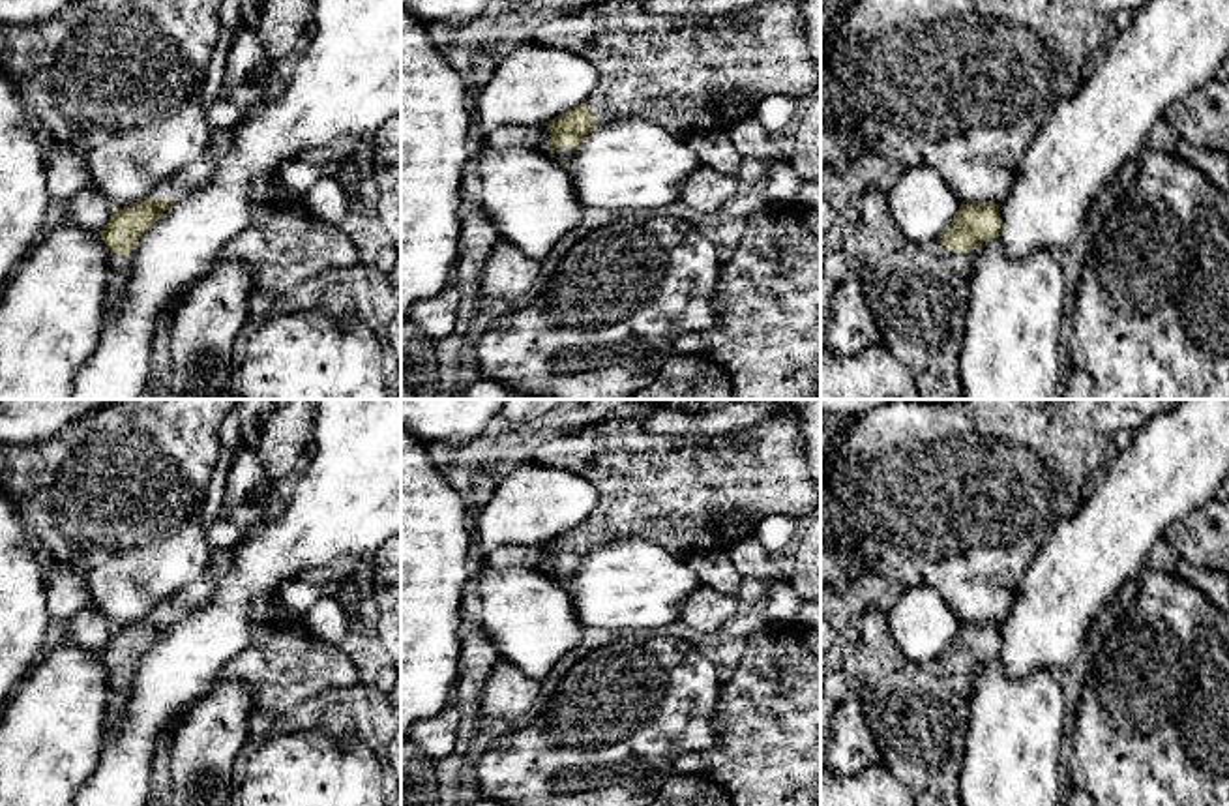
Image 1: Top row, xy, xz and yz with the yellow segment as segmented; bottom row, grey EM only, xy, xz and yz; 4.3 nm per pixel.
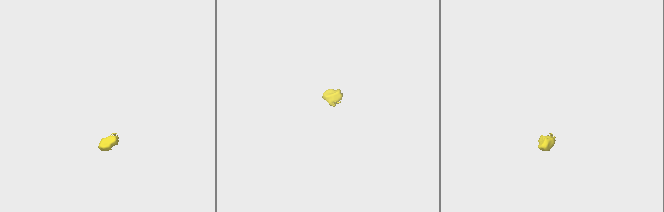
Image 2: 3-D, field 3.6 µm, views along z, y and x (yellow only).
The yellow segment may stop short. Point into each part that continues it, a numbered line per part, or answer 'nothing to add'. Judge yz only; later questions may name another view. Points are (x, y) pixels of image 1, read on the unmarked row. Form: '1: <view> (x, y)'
1: yz (918, 715)

